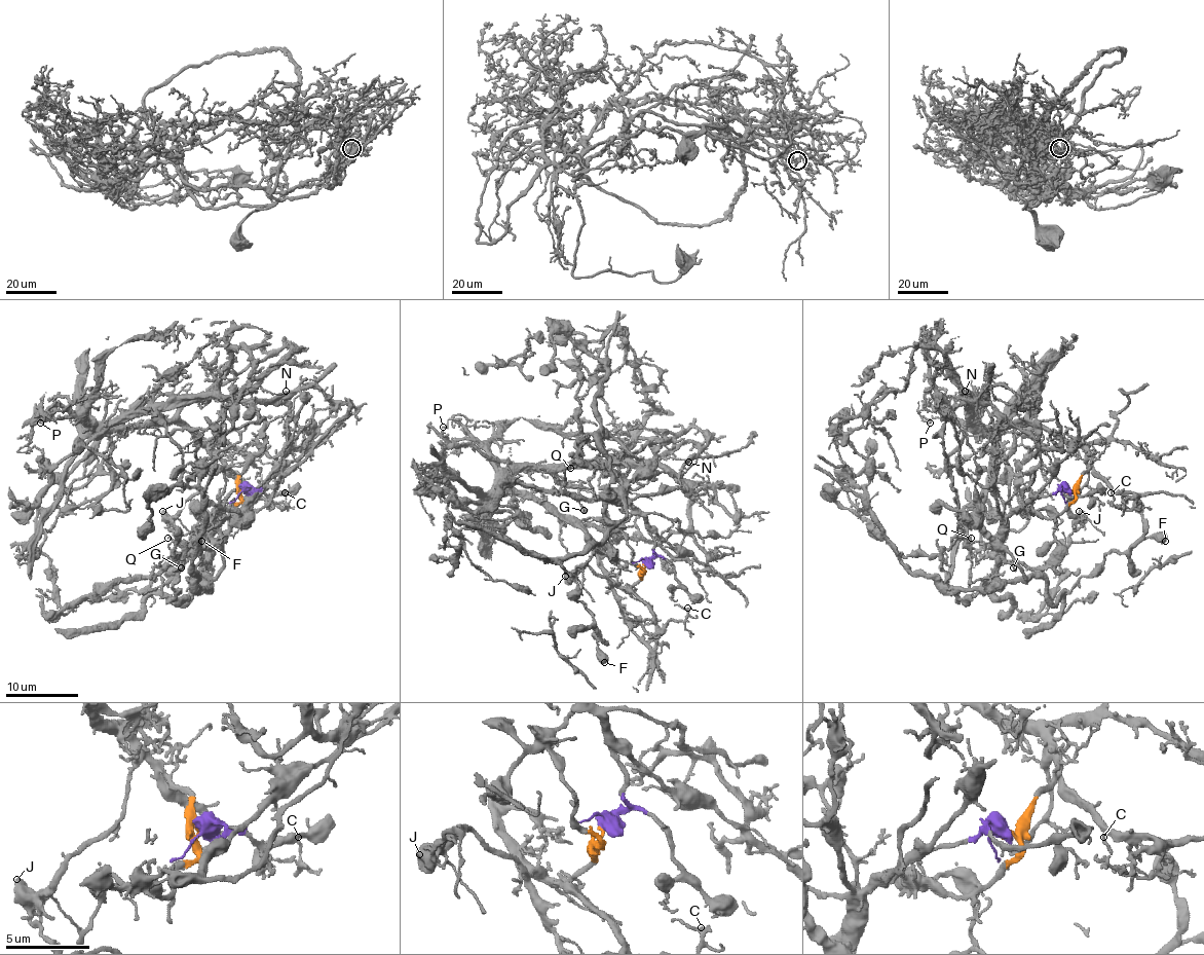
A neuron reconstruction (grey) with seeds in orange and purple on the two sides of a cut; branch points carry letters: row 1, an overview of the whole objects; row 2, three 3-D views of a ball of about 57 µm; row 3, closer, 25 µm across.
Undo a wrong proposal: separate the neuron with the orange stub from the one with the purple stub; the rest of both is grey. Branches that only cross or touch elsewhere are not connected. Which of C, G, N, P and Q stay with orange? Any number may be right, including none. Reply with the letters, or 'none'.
C, N, P

